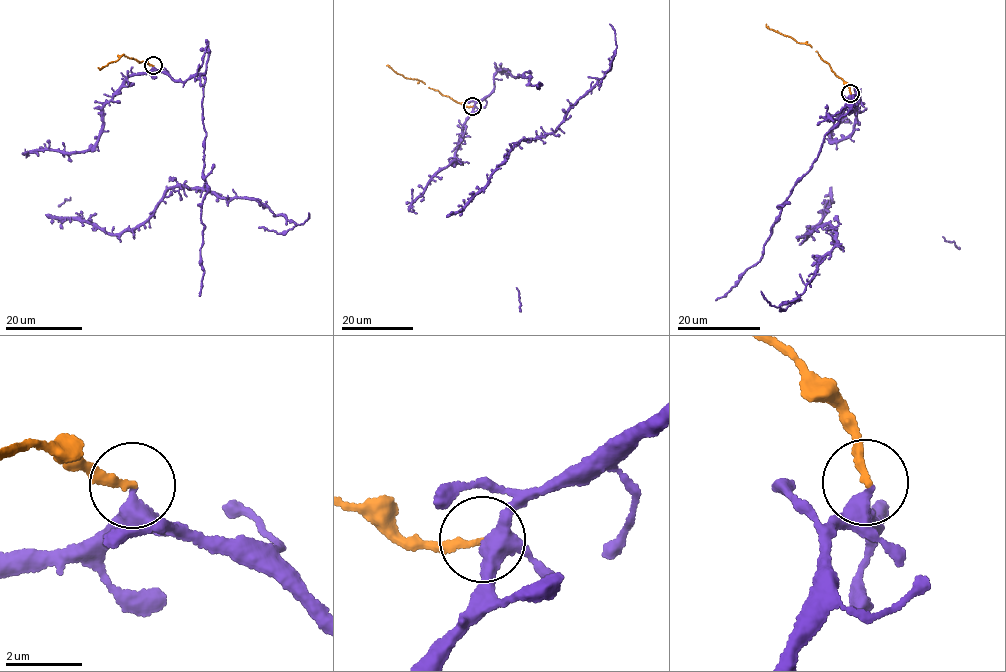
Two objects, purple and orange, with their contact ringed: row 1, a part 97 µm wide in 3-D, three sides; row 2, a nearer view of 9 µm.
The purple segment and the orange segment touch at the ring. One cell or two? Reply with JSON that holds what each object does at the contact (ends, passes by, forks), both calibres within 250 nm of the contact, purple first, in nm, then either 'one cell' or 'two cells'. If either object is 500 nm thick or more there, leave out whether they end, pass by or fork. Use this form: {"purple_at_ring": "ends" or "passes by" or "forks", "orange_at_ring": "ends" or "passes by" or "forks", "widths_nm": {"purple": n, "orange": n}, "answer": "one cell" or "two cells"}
{"purple_at_ring": "passes by", "orange_at_ring": "ends", "widths_nm": {"purple": 300, "orange": 200}, "answer": "two cells"}

